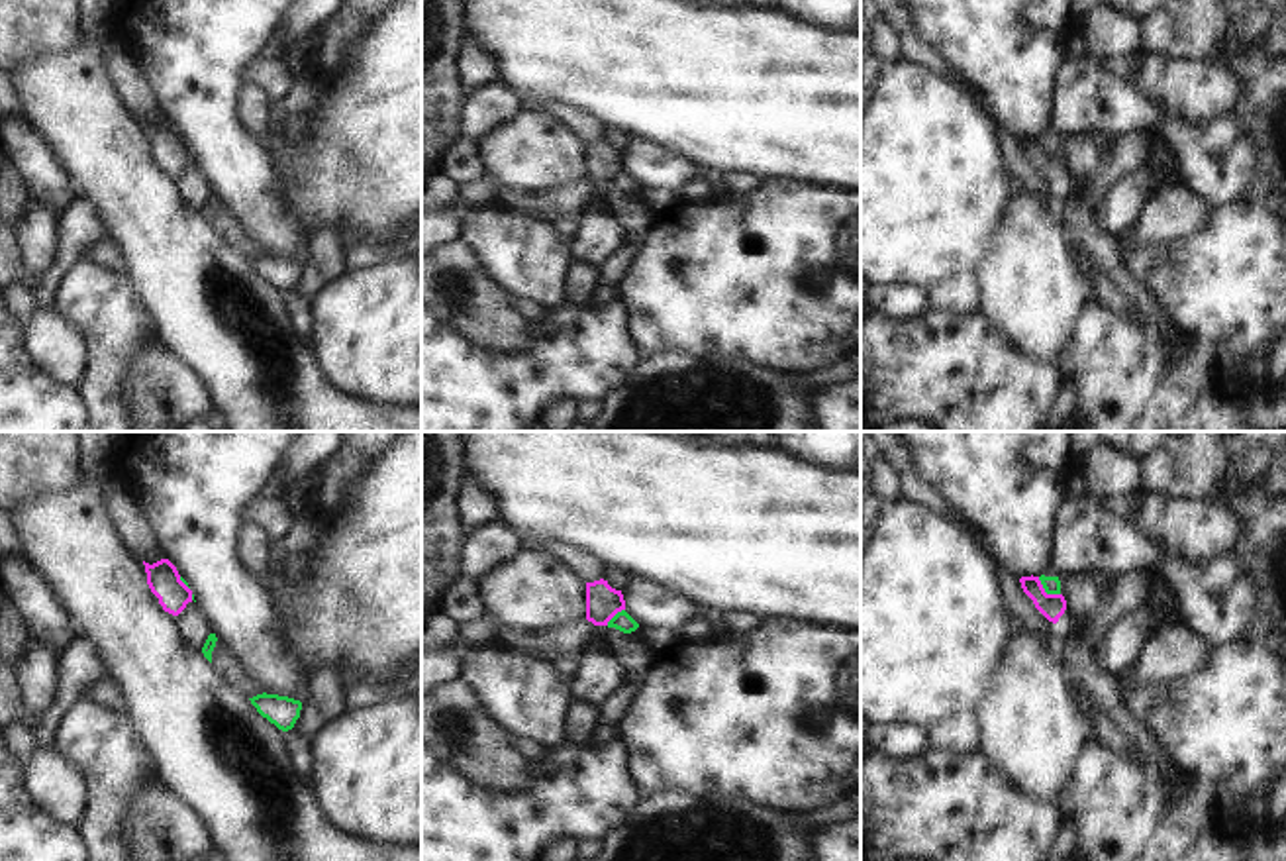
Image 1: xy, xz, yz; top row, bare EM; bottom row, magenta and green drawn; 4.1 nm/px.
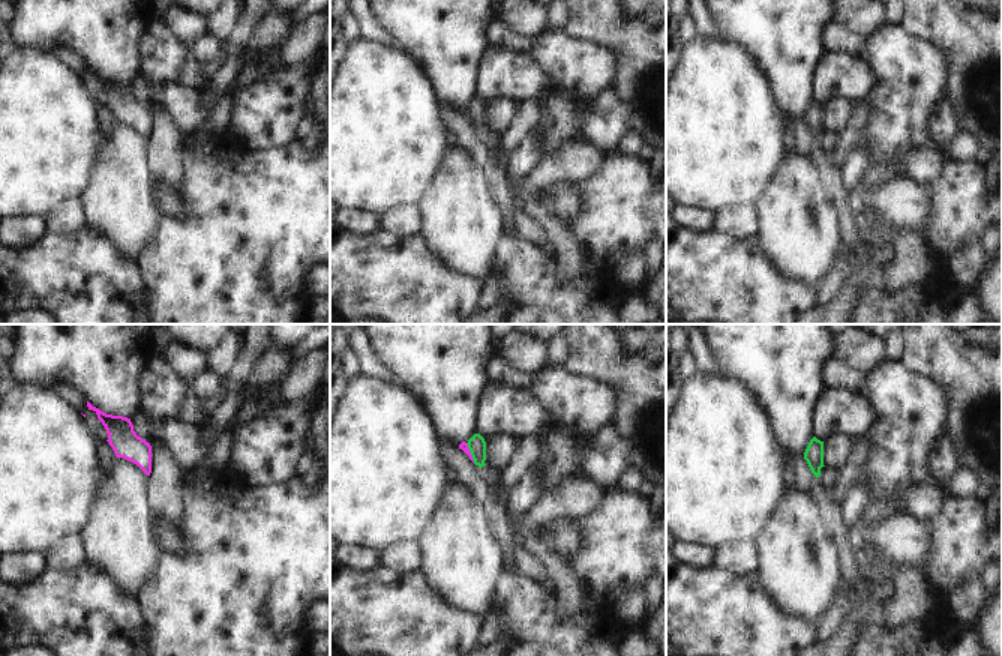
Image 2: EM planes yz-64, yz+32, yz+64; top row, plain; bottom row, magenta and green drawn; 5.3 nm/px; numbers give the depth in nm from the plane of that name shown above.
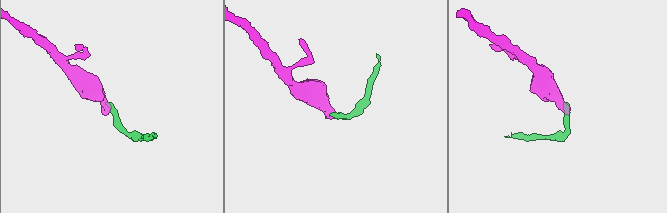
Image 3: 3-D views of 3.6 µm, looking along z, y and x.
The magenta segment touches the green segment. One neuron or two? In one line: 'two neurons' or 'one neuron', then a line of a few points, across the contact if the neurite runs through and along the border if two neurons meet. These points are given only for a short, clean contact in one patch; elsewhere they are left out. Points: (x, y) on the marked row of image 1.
two neurons | yz (1038, 577), (1047, 593), (1059, 595)

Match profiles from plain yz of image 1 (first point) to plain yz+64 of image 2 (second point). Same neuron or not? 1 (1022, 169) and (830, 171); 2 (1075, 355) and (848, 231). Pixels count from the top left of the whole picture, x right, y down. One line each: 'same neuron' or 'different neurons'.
1: same neuron
2: different neurons

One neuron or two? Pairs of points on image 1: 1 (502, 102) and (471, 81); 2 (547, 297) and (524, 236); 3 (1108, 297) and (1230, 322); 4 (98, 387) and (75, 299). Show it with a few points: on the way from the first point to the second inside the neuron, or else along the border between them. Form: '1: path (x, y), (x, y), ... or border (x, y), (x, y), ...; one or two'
1: border (498, 77), (471, 93); two
2: path (544, 281), (536, 263), (524, 252); one
3: border (1098, 299), (1114, 310), (1132, 312), (1136, 308); two
4: path (104, 365), (104, 328), (97, 320); one

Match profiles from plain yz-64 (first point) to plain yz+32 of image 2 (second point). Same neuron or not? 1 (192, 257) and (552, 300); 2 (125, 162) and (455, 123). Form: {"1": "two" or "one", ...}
{"1": "one", "2": "two"}

